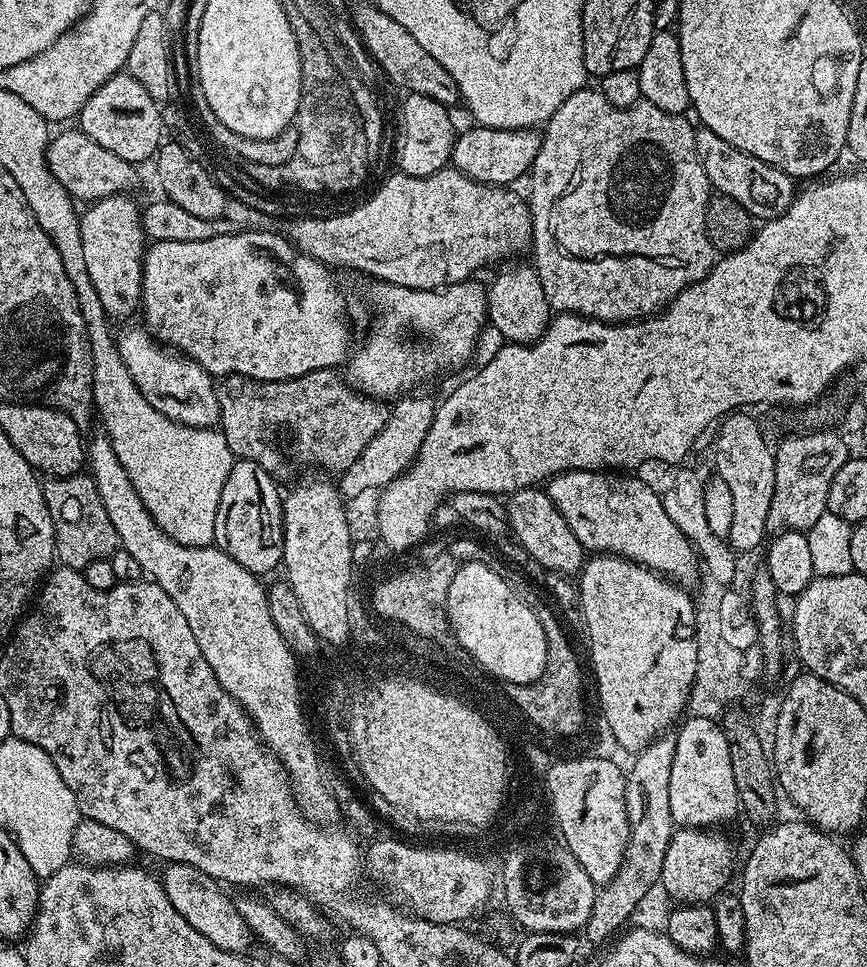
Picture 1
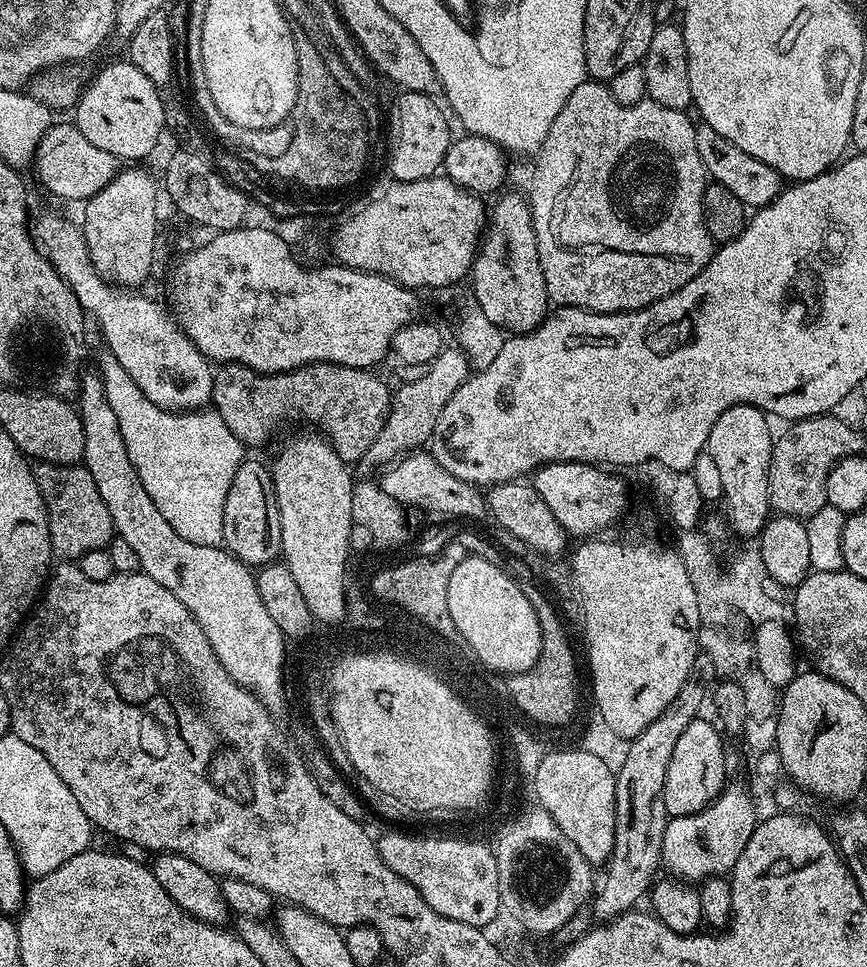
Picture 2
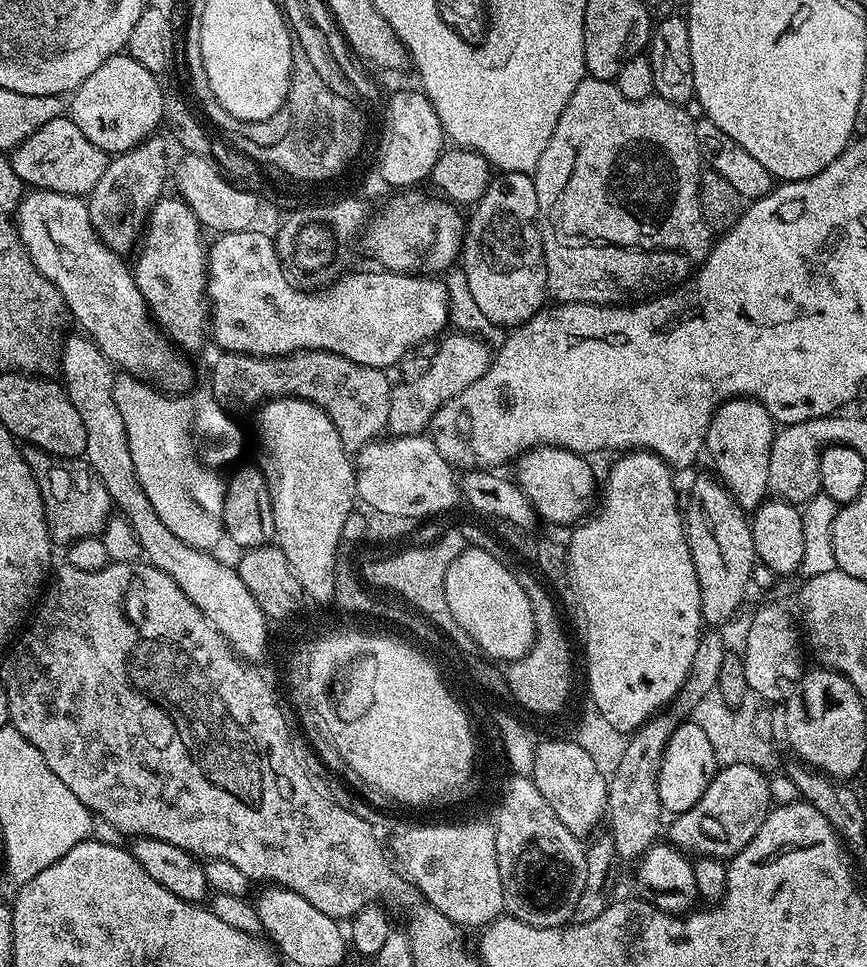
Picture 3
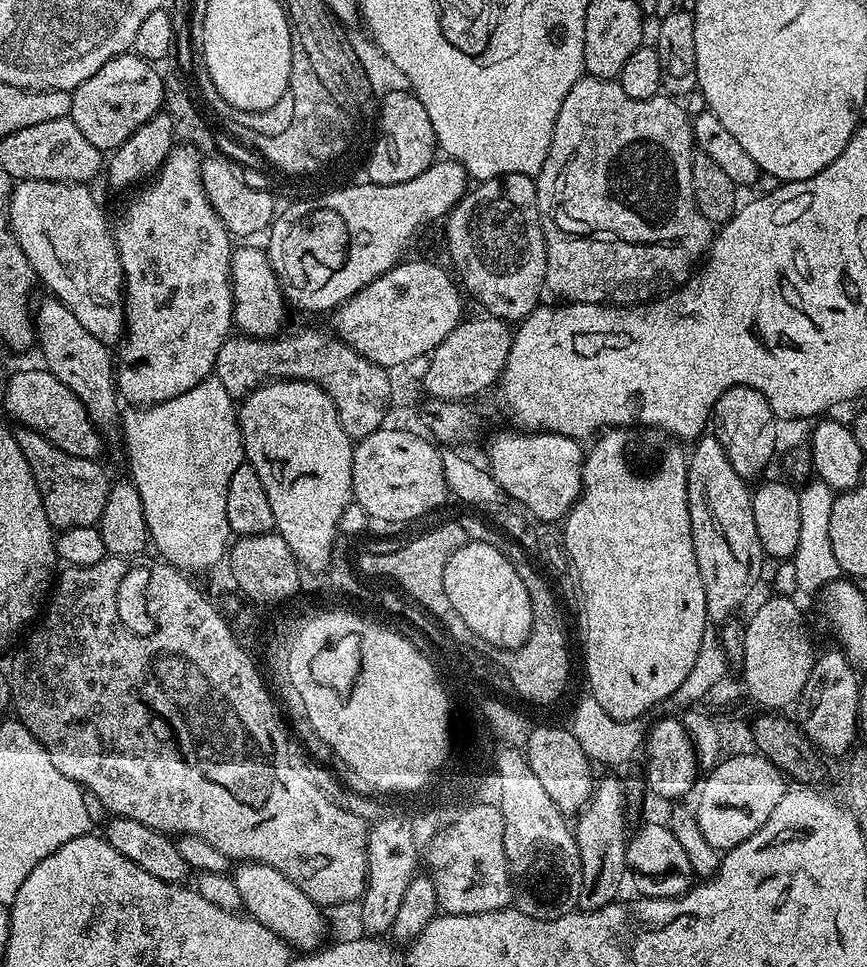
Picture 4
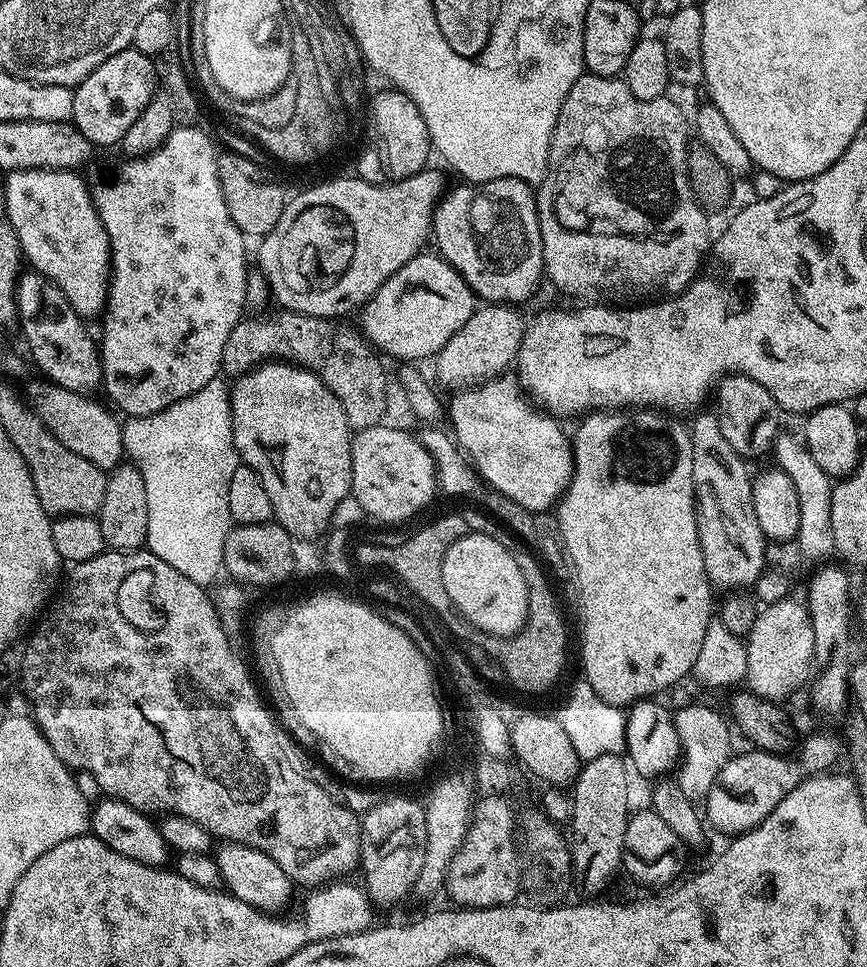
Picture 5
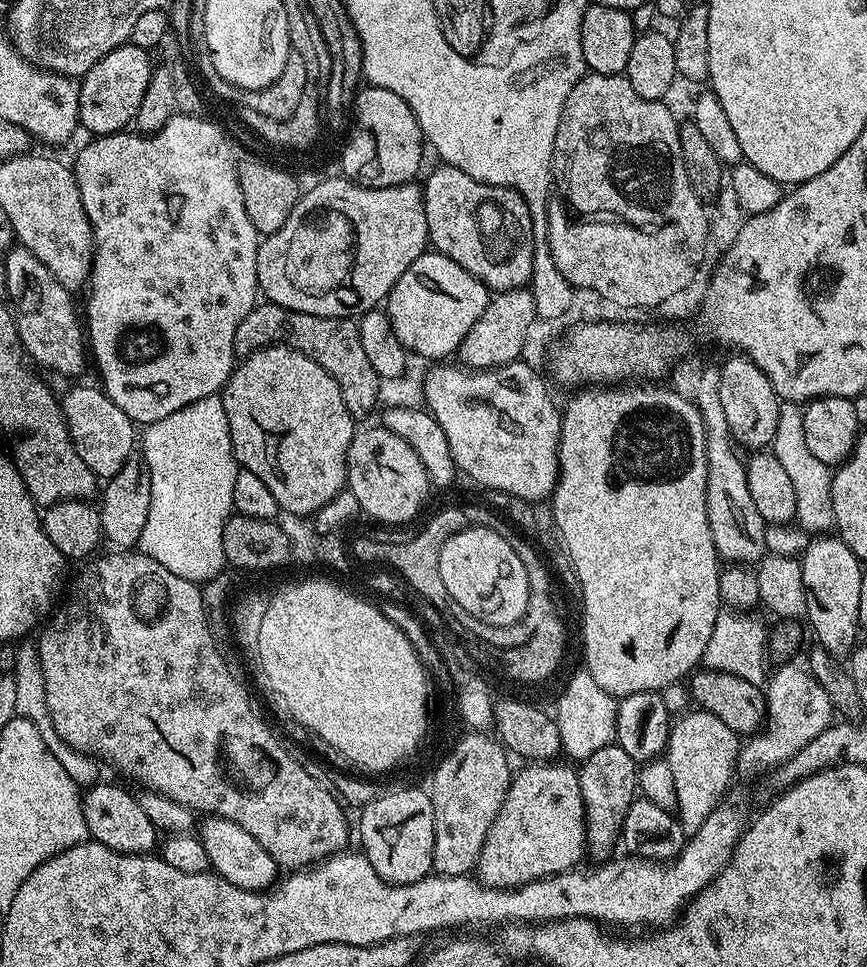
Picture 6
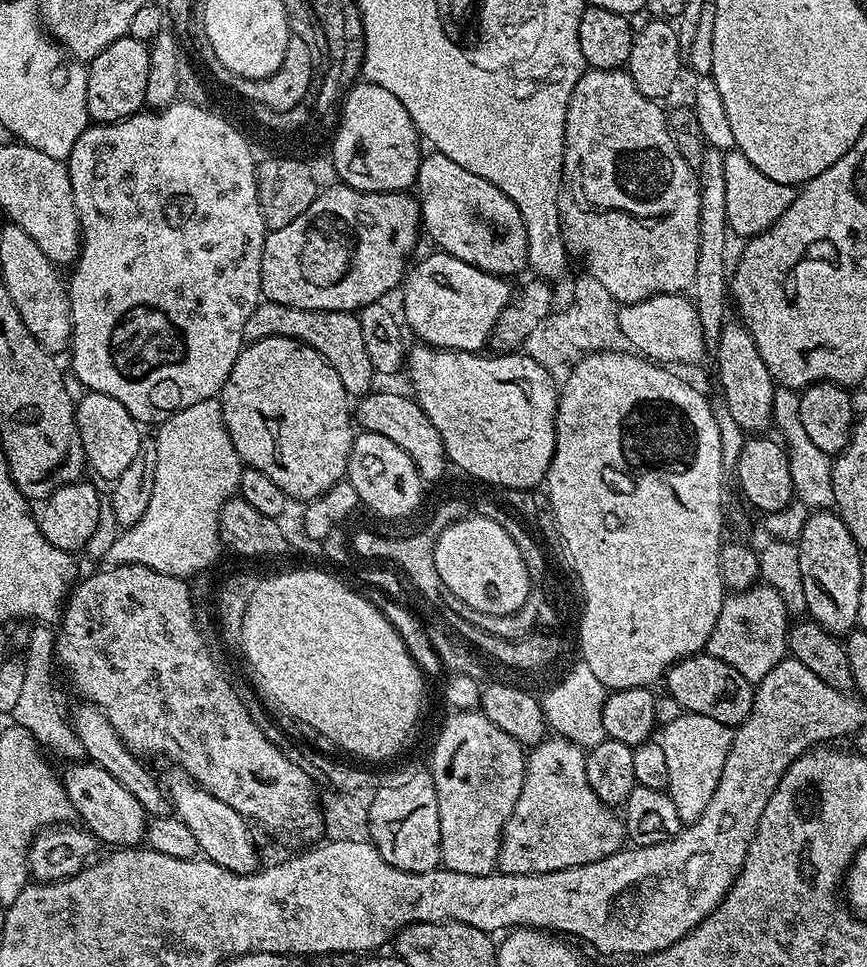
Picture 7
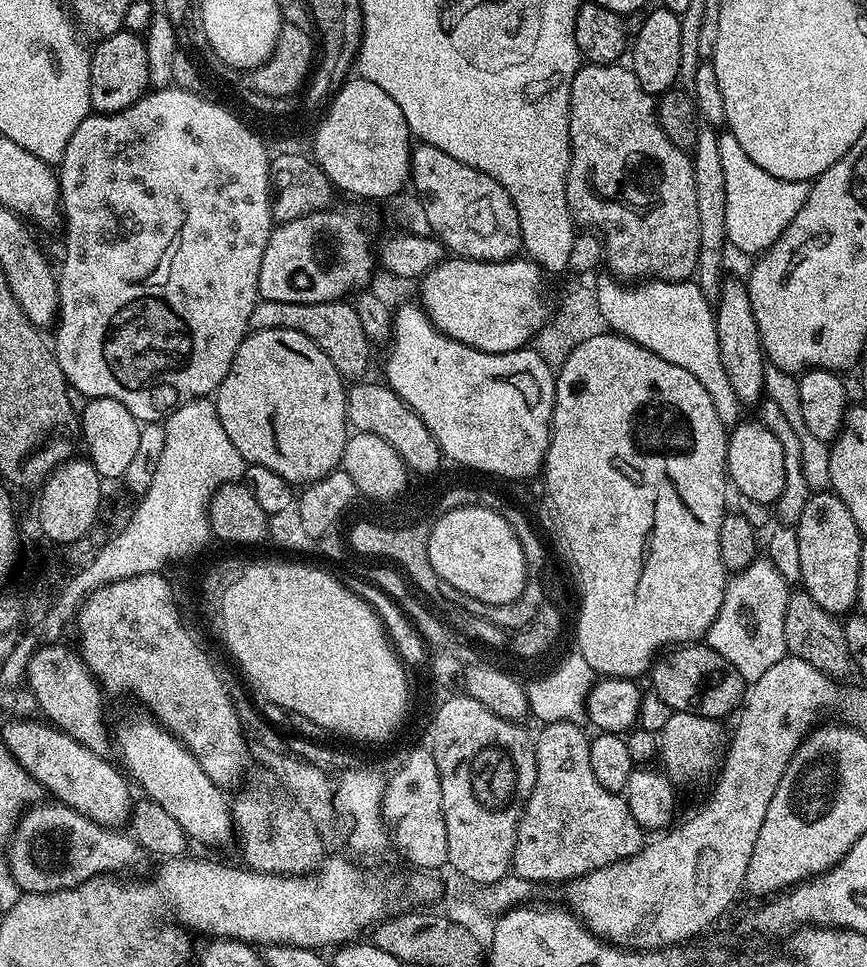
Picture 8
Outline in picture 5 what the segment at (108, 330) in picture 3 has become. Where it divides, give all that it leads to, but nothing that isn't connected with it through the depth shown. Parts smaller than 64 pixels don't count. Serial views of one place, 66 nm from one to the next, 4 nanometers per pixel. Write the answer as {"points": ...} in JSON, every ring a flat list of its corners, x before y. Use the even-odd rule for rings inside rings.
{"points":[[35,168,7,173,3,177,2,194,6,198,10,226,20,243,20,250,25,261,33,269,42,273,54,286,66,294,66,302,82,318,99,317,108,303,108,282,112,251,108,245,108,235,98,218,98,210,92,201,89,185,84,184,81,173,67,168]]}

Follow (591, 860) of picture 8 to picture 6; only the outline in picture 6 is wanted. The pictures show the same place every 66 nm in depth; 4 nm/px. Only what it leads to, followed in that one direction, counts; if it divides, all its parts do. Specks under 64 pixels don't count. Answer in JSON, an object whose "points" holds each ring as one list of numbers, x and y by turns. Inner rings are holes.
{"points":[[532,762,524,768,521,772,517,771,512,777,512,785,508,788,506,798,502,802,502,806,498,810,498,814,494,818,494,822,488,831,486,842,480,851,480,857,476,860,474,869,475,875,478,877,480,883,486,885,488,888,521,888,524,884,528,884,531,880,540,880,543,876,555,876,557,872,570,872,577,867,576,864,580,859,584,860,585,843,584,843,584,804,582,800,582,790,579,789,579,778,577,776,577,769,571,763,556,764,560,762]]}

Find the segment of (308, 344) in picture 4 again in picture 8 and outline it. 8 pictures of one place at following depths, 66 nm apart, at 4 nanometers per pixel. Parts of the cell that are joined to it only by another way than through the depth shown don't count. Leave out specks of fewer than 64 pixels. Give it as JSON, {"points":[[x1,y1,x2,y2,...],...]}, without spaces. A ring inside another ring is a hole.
{"points":[[347,299,330,302,270,302,260,300,254,306,254,314,250,314,249,329,274,330,275,328,293,328,306,338,310,338,334,362,334,366,345,378,360,378,372,360,373,345,366,330,362,330,362,318,358,318,355,303]]}

